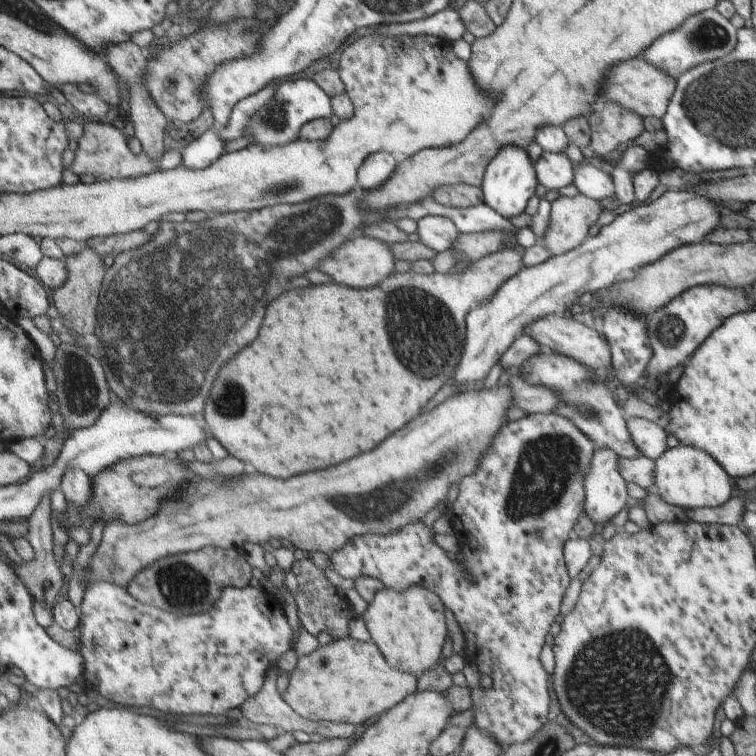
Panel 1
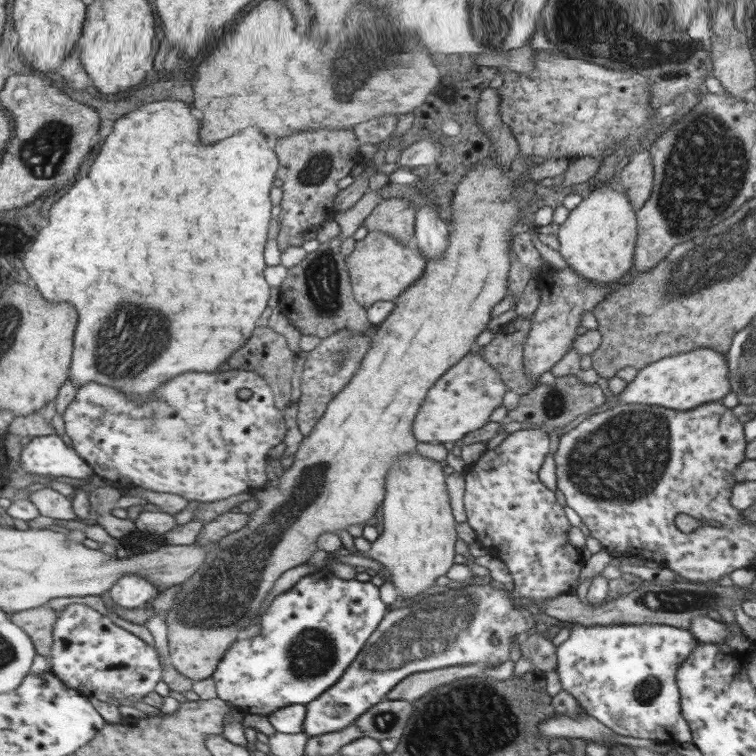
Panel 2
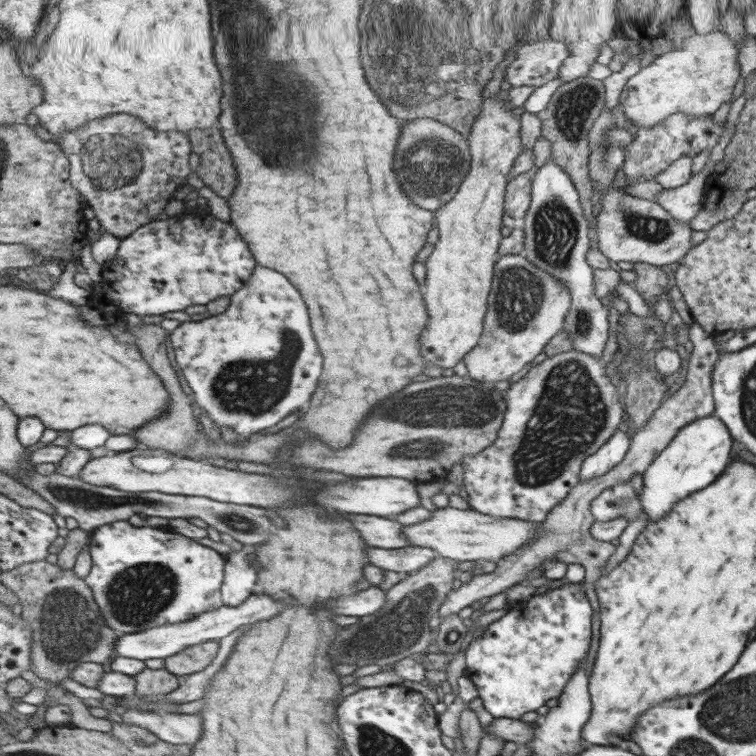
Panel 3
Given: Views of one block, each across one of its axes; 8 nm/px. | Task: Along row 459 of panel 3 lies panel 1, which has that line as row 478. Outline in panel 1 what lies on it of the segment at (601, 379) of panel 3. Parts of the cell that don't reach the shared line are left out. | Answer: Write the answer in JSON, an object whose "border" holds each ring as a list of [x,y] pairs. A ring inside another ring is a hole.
{"border":[[[552,413],[525,415],[502,426],[490,450],[482,456],[476,473],[466,476],[458,486],[458,497],[452,509],[463,524],[464,536],[467,536],[460,538],[462,548],[459,548],[464,555],[462,562],[450,560],[434,542],[434,530],[424,526],[422,520],[386,536],[354,536],[340,550],[328,555],[330,568],[343,578],[375,578],[384,587],[396,592],[404,592],[414,584],[424,586],[432,590],[442,604],[446,604],[466,636],[466,663],[476,666],[478,660],[490,668],[480,670],[480,674],[490,676],[493,686],[489,689],[474,688],[472,691],[473,725],[490,734],[504,750],[512,744],[524,744],[532,739],[548,720],[550,686],[548,674],[540,664],[540,652],[552,622],[560,614],[562,596],[570,584],[562,548],[565,548],[570,530],[584,512],[585,477],[590,472],[595,455],[592,440],[568,418]]]}

